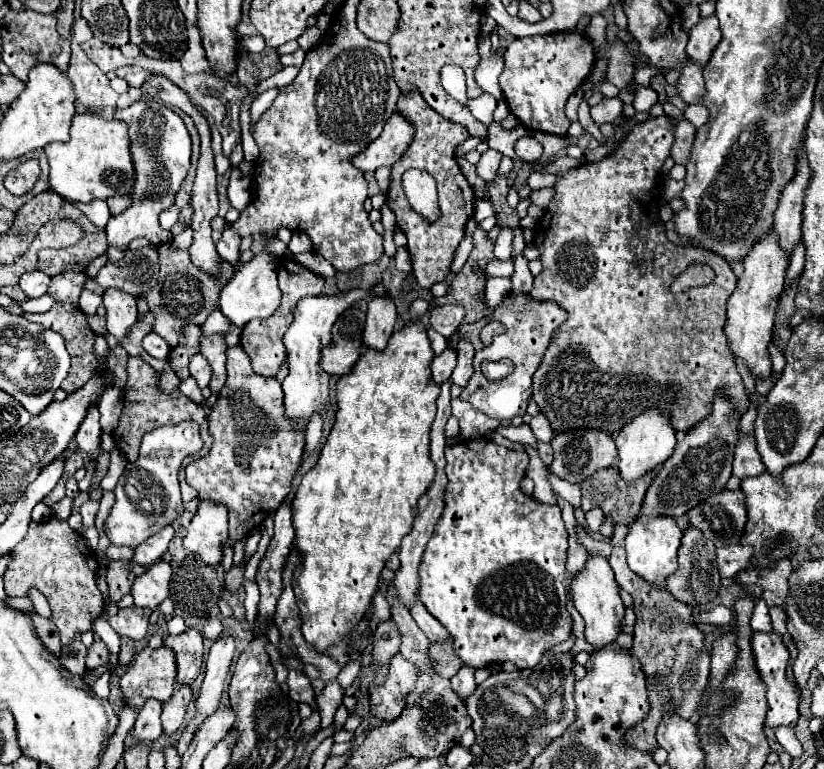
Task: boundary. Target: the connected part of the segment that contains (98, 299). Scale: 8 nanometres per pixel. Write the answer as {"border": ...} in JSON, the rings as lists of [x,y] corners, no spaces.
{"border":[[[83,289],[79,297],[79,308],[87,315],[96,314],[97,308],[102,305],[102,297],[87,289]]]}

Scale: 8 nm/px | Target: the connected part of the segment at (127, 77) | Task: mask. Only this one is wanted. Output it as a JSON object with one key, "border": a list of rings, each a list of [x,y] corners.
{"border":[[[120,67],[120,69],[116,69],[116,75],[122,77],[130,87],[142,87],[142,83],[150,75],[150,71],[144,71],[140,67]]]}

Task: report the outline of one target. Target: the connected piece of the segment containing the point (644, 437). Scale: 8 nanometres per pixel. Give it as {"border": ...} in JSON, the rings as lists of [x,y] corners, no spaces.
{"border":[[[654,411],[636,417],[636,421],[630,421],[630,425],[626,425],[626,429],[622,429],[622,433],[618,433],[616,437],[616,449],[620,459],[616,467],[620,471],[620,477],[626,483],[630,483],[650,471],[656,471],[656,467],[662,465],[672,455],[674,447],[676,447],[674,429],[670,429],[670,421],[666,421],[666,417]]]}

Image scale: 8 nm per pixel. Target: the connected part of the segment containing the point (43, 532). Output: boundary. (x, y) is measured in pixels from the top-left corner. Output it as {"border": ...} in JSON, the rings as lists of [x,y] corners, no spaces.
{"border":[[[48,517],[42,523],[30,523],[26,537],[12,549],[14,561],[8,565],[6,573],[4,573],[4,589],[8,597],[22,597],[26,595],[26,591],[30,587],[36,587],[40,593],[44,593],[44,597],[50,603],[52,609],[52,623],[56,625],[58,633],[60,633],[60,641],[62,645],[70,645],[74,641],[76,633],[86,633],[92,629],[94,619],[102,613],[102,593],[96,587],[96,569],[98,563],[90,551],[90,547],[86,545],[84,537],[70,529],[66,521],[58,521],[56,517]]]}

